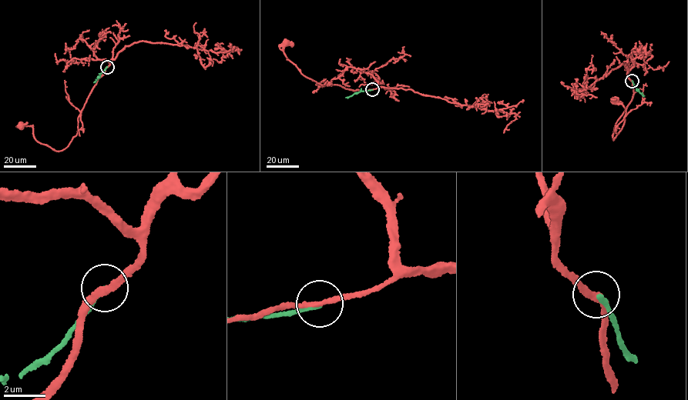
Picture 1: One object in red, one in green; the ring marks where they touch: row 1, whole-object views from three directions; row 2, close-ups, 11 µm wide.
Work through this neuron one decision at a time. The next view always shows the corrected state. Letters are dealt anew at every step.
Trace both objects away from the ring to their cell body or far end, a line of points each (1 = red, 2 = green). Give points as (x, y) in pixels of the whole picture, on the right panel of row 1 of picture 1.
1: (632, 81), (632, 98), (627, 107), (624, 124), (613, 140), (614, 128), (625, 109), (615, 99)
2: (632, 81), (635, 89), (644, 95)

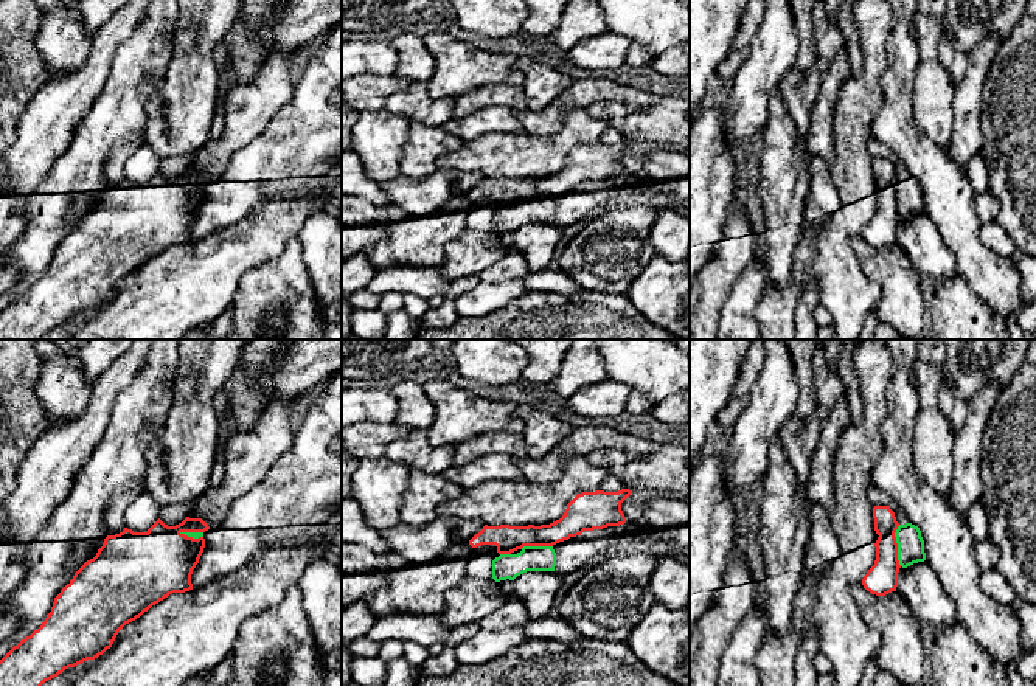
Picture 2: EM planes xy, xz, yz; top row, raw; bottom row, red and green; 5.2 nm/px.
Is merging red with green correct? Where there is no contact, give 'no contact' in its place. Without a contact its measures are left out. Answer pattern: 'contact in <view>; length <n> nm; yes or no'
contact in yz; length 220 nm; no

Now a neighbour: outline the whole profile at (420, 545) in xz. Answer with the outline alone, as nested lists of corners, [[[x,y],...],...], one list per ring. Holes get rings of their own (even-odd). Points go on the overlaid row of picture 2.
[[[436,517],[418,529],[399,523],[381,534],[391,553],[413,563],[427,563],[449,551],[455,543],[468,543],[483,526],[483,521],[477,518]]]

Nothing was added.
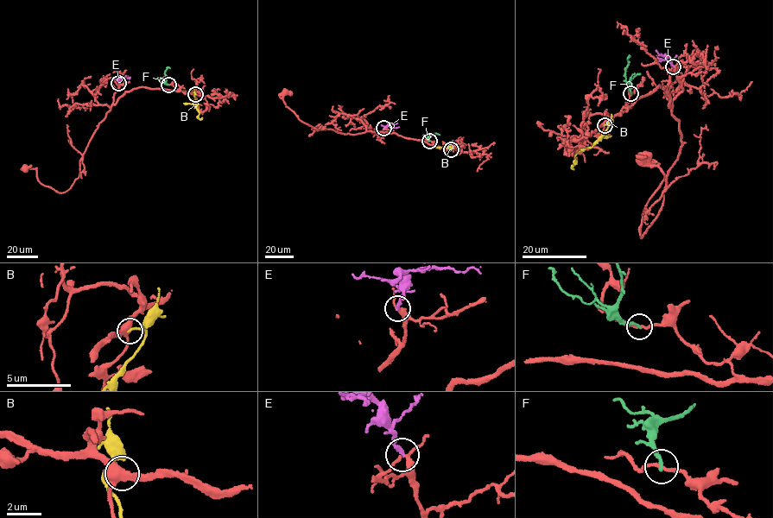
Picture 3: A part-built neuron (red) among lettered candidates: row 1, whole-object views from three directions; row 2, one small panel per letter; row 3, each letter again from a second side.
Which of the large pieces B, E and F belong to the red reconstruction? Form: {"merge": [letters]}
{"merge": ["E"]}

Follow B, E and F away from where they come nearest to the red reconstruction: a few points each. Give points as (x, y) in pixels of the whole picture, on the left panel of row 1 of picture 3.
B: (195, 94), (198, 118), (202, 117)
E: (118, 83), (120, 78), (129, 77)
F: (168, 85), (166, 84), (165, 71), (170, 68)

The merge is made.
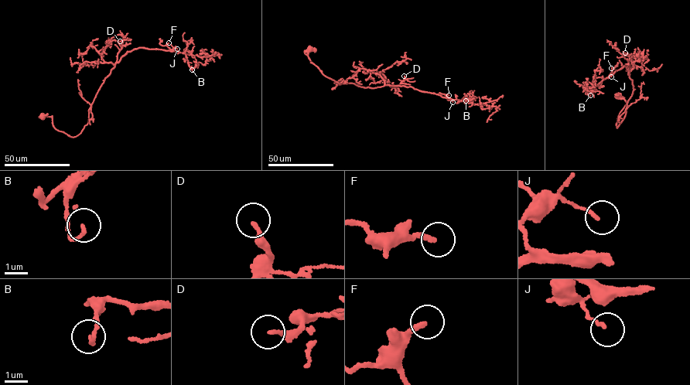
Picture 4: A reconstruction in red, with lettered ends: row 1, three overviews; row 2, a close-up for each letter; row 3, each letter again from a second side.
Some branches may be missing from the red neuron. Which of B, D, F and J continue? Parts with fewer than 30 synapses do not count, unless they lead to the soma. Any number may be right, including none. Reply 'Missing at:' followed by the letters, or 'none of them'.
Missing at: D

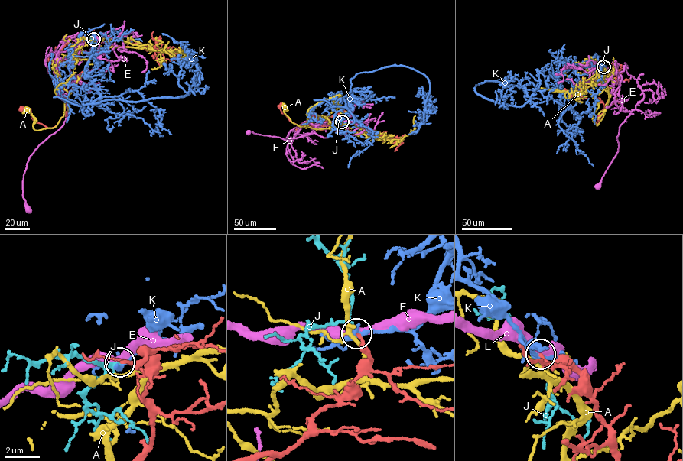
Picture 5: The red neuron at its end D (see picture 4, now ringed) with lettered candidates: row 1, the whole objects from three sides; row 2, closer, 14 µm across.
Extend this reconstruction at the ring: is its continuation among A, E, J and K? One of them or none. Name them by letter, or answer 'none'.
J

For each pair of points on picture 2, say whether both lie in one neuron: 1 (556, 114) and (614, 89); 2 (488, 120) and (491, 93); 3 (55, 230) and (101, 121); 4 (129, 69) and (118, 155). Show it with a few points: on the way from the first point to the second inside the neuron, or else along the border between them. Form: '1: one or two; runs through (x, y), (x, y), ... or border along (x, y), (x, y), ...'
1: one; runs through (570, 100), (583, 92), (600, 89)
2: two; border along (516, 112), (482, 107), (454, 117)
3: one; runs through (55, 204), (58, 188), (83, 163), (90, 148)
4: two; border along (143, 135), (131, 135), (111, 151), (106, 180)

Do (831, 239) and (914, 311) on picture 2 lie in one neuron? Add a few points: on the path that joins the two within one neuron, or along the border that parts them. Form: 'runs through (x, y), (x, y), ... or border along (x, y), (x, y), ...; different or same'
border along (855, 236), (853, 250), (879, 298); different

